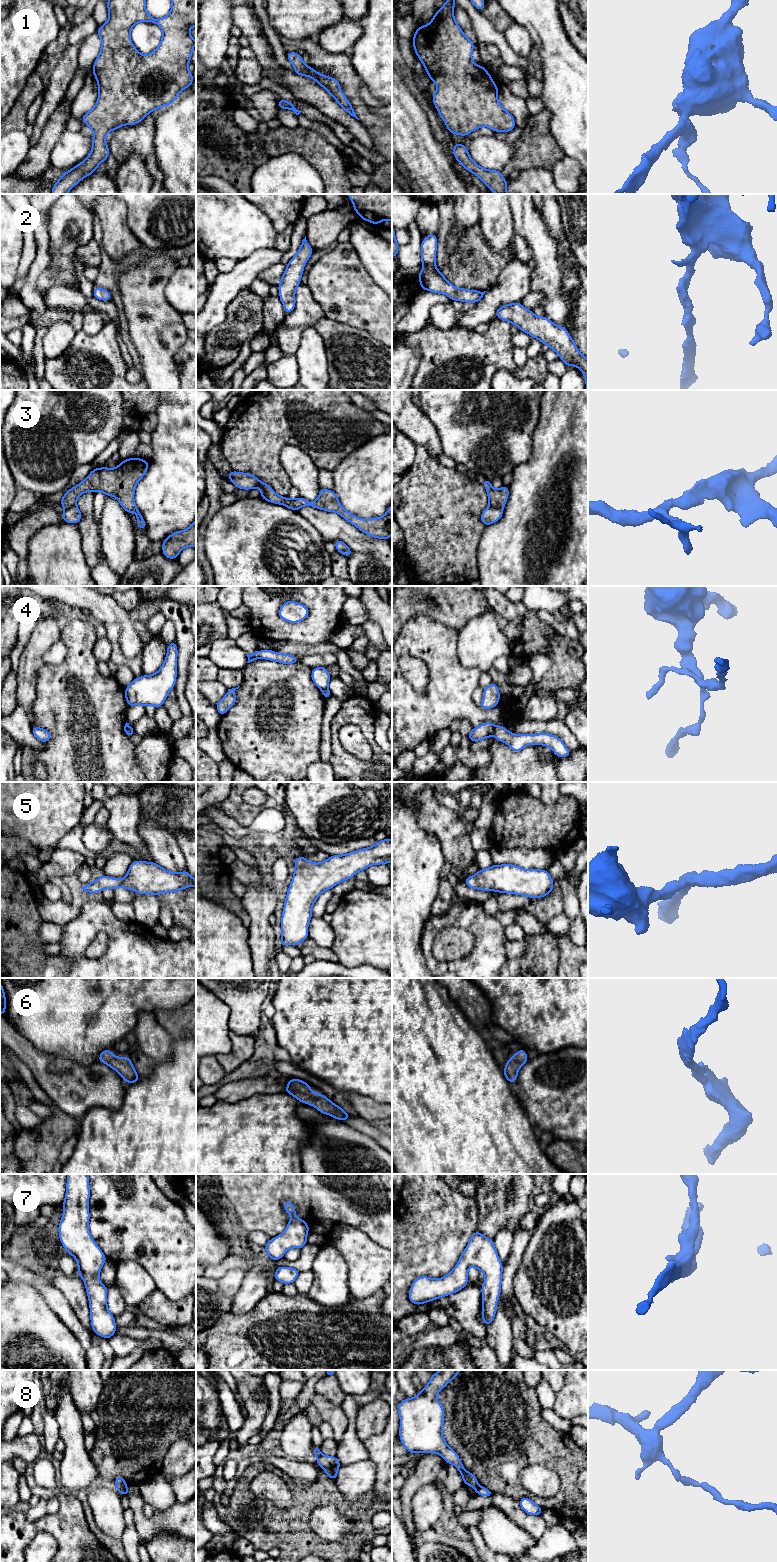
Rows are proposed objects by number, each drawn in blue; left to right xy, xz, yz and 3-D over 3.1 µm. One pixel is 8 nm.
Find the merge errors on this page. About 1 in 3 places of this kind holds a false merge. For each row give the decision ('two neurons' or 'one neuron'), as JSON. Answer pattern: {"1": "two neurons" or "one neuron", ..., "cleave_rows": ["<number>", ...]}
{"1": "one neuron", "2": "one neuron", "3": "two neurons", "4": "two neurons", "5": "one neuron", "6": "one neuron", "7": "one neuron", "8": "two neurons", "cleave_rows": ["3", "4", "8"]}

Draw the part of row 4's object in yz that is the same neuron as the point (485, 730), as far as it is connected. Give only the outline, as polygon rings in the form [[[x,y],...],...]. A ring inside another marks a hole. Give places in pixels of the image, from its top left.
[[[484,722],[478,727],[472,728],[468,734],[471,742],[478,742],[491,737],[494,734],[495,724],[492,722]]]

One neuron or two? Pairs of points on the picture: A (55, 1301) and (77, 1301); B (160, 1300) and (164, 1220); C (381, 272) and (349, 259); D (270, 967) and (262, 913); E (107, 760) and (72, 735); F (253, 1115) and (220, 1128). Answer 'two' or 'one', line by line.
A: two
B: two
C: two
D: one
E: one
F: one

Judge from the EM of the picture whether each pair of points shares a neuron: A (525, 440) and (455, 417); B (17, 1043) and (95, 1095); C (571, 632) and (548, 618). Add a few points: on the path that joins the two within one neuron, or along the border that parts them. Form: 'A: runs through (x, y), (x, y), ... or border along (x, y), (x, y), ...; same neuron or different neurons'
A: runs through (508, 440), (502, 438), (481, 417), (472, 417); same neuron
B: runs through (37, 1063), (59, 1087), (75, 1090); same neuron
C: runs through (565, 628), (561, 628), (554, 623); same neuron

